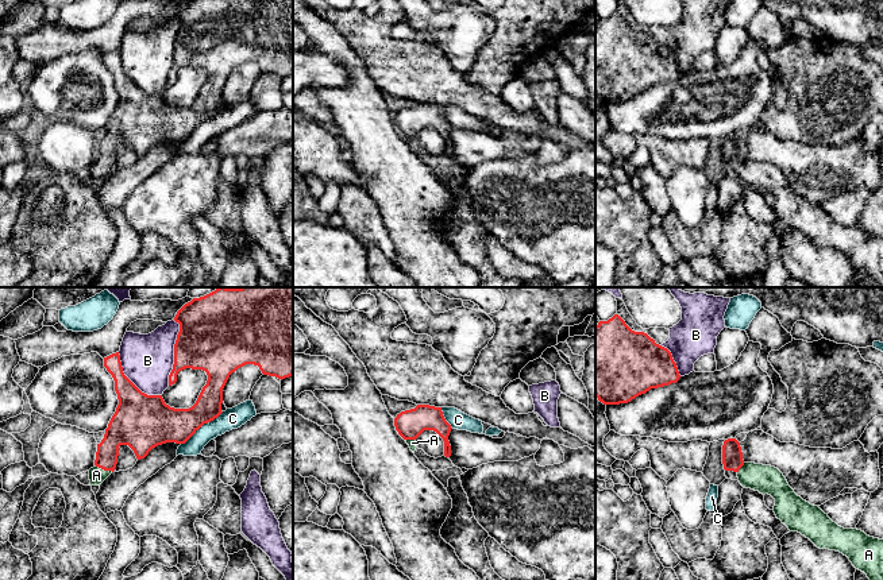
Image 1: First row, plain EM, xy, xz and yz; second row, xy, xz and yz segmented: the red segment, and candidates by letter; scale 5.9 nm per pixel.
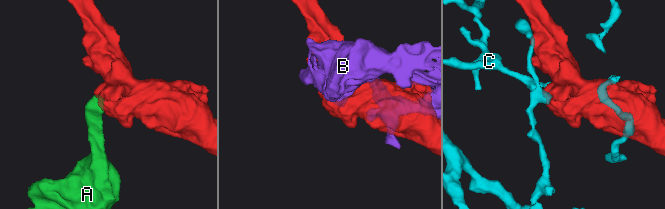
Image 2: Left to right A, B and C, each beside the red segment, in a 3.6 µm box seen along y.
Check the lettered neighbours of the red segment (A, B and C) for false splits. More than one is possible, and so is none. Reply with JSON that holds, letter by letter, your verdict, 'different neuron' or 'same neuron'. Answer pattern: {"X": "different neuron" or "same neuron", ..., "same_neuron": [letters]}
{"A": "same neuron", "B": "different neuron", "C": "different neuron", "same_neuron": ["A"]}

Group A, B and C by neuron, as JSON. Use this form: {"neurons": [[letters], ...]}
{"neurons": [["A"], ["B"], ["C"]]}

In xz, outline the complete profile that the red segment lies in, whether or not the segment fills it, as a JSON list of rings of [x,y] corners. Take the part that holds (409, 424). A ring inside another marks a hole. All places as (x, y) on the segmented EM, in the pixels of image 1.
[[[417,405],[414,409],[401,411],[394,418],[394,426],[398,434],[406,441],[410,451],[416,451],[416,438],[424,430],[436,432],[444,441],[444,456],[451,456],[448,436],[451,425],[446,421],[442,407],[429,405]]]

